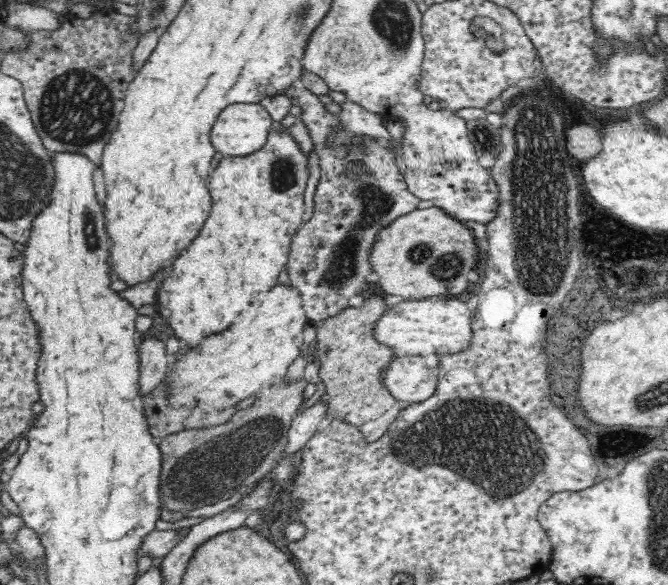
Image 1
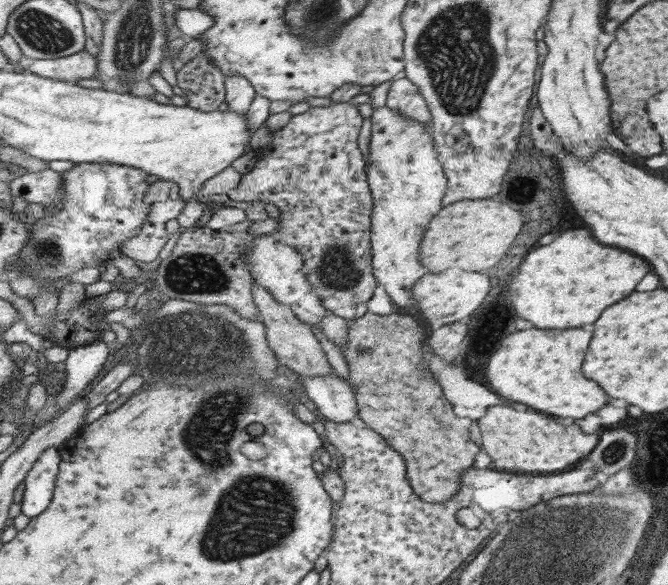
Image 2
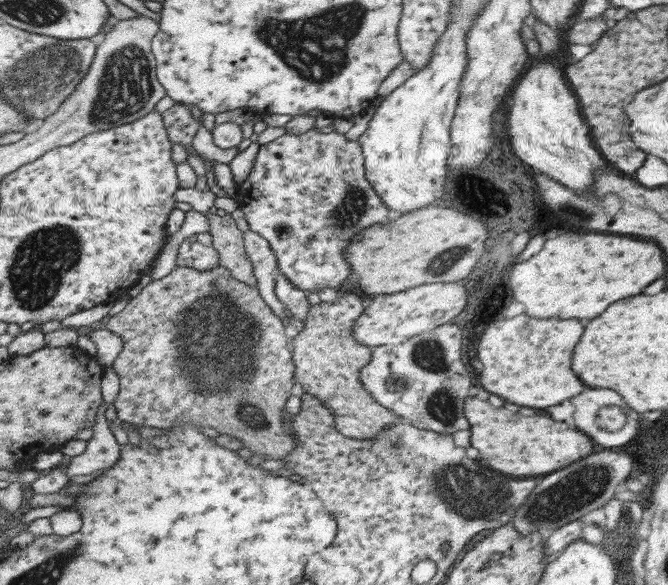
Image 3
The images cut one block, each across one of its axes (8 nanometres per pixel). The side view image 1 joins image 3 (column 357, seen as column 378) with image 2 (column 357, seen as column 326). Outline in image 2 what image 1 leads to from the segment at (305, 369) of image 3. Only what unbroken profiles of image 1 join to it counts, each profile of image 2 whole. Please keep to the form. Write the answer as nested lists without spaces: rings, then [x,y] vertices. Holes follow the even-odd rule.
[[[363,314],[363,318],[349,320],[347,332],[347,350],[343,352],[349,364],[349,380],[355,388],[355,404],[357,404],[357,418],[367,424],[367,428],[379,432],[385,442],[395,448],[403,456],[407,464],[407,478],[415,488],[415,494],[423,502],[441,504],[447,502],[459,490],[459,478],[463,470],[473,468],[473,460],[479,454],[477,444],[469,440],[469,426],[471,422],[465,418],[457,418],[451,412],[451,404],[443,398],[443,390],[437,384],[435,376],[429,372],[427,362],[429,356],[425,352],[427,330],[421,328],[411,316],[403,314]]]

